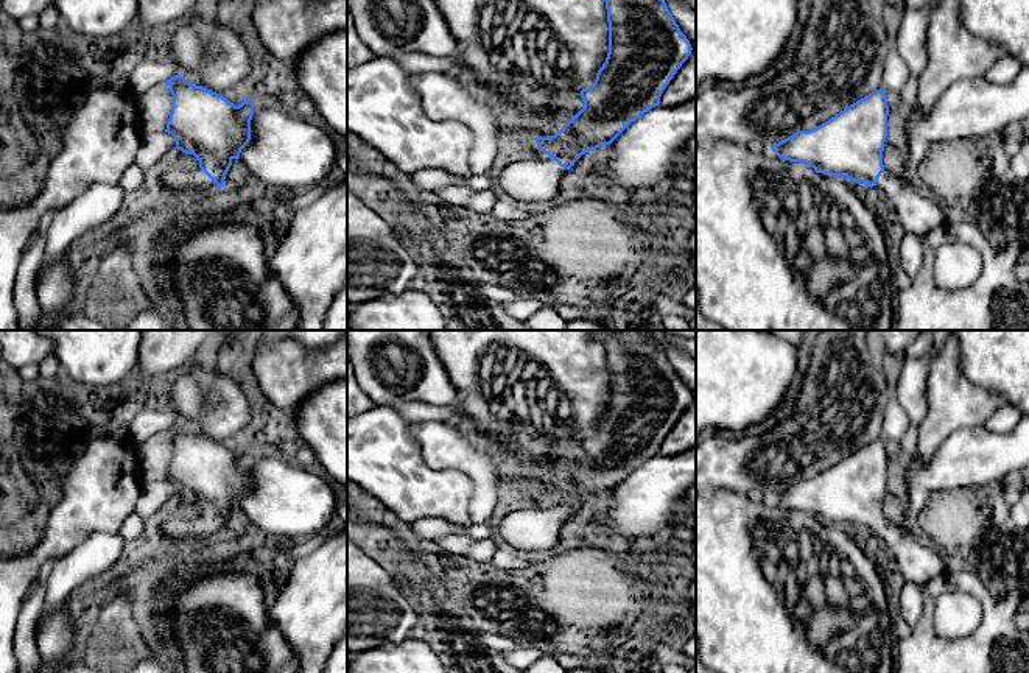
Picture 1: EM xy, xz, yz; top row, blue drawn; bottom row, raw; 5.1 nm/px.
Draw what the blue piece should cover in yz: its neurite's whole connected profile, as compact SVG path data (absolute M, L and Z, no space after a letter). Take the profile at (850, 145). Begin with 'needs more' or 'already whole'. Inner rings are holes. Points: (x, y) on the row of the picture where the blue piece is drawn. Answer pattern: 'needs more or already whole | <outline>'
needs more | M875 90L810 131L797 131L771 145L783 160L800 162L816 173L864 182L897 212L904 234L925 238L953 213L914 179L884 170L889 106L886 92Z

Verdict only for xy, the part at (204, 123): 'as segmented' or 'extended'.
extended

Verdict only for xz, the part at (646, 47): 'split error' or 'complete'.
split error

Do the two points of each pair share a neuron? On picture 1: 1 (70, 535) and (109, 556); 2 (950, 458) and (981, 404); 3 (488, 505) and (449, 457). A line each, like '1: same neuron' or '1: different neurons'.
1: different neurons
2: different neurons
3: same neuron

